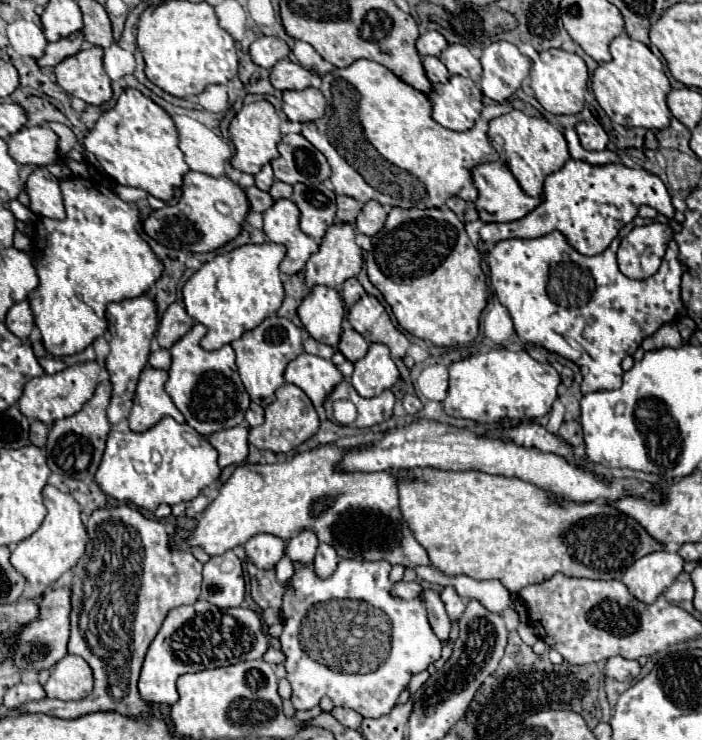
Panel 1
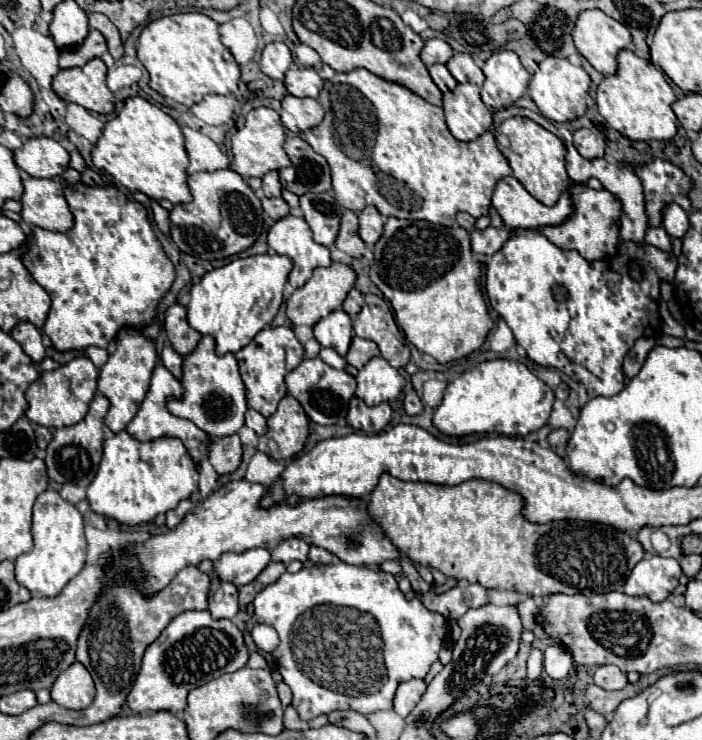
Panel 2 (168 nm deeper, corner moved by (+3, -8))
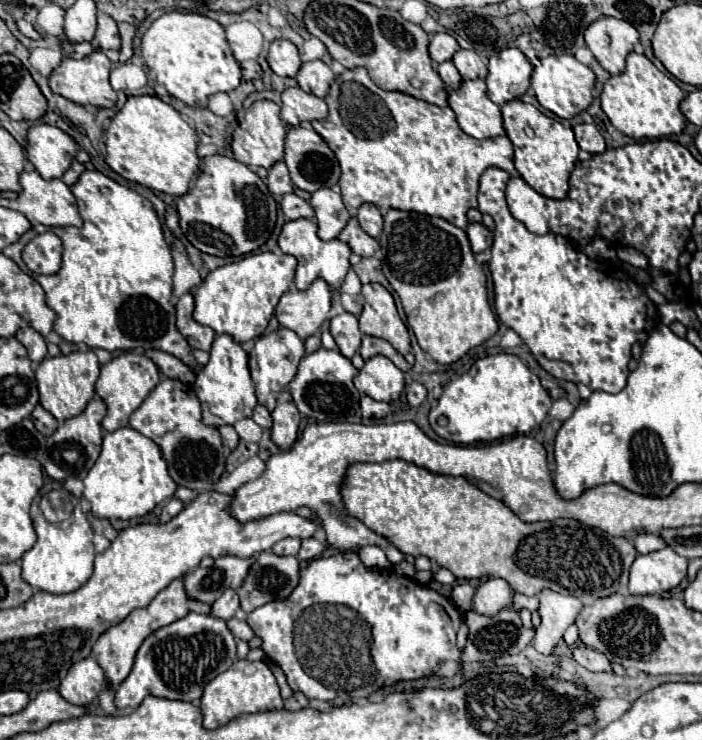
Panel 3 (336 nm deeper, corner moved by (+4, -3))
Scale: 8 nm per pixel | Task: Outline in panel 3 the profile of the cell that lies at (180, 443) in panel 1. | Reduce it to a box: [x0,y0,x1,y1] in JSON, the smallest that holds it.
[84,428,176,520]

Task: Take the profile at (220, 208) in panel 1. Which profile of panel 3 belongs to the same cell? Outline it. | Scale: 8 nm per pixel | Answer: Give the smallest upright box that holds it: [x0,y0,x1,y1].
[176,154,278,258]

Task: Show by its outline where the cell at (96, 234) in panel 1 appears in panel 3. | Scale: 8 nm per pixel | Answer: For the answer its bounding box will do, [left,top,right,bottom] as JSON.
[4,170,202,372]

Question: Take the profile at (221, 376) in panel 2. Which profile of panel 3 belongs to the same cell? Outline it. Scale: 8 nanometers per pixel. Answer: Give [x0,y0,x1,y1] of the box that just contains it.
[194,334,256,428]

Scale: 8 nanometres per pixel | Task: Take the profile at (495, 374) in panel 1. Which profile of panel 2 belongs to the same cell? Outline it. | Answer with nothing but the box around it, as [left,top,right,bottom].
[433,359,555,437]

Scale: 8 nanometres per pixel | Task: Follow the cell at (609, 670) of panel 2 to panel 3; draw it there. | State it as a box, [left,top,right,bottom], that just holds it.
[572,646,612,672]

